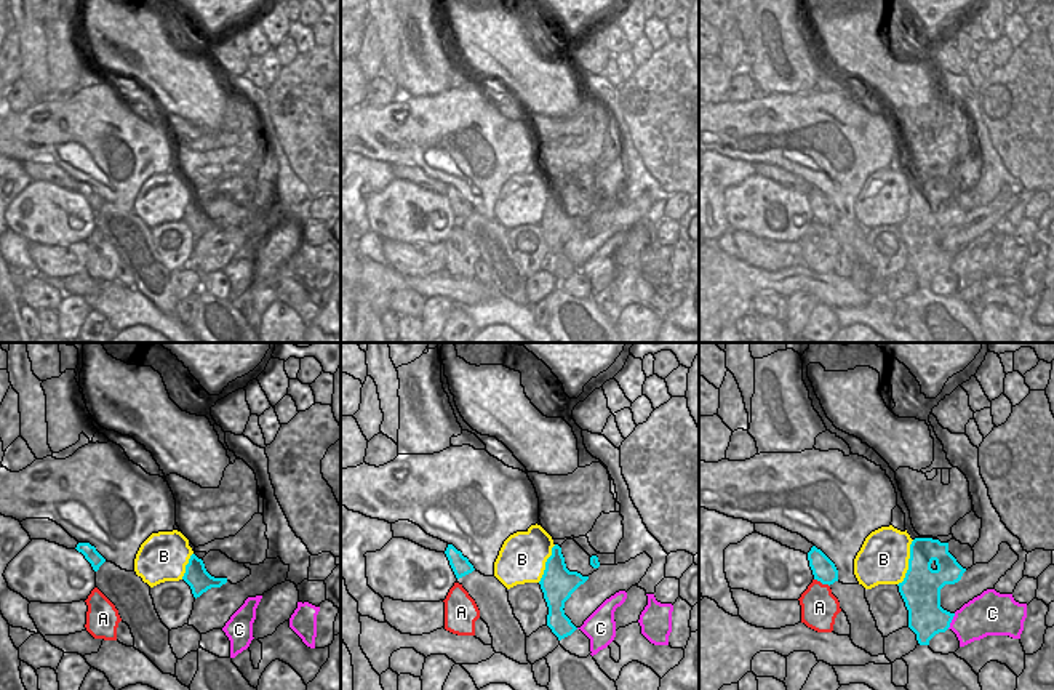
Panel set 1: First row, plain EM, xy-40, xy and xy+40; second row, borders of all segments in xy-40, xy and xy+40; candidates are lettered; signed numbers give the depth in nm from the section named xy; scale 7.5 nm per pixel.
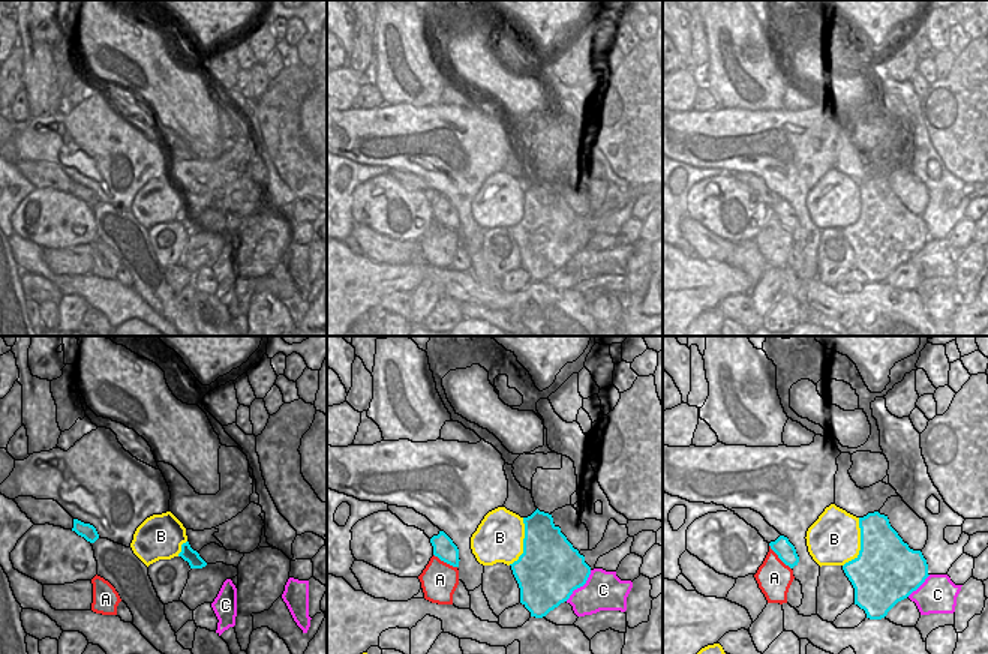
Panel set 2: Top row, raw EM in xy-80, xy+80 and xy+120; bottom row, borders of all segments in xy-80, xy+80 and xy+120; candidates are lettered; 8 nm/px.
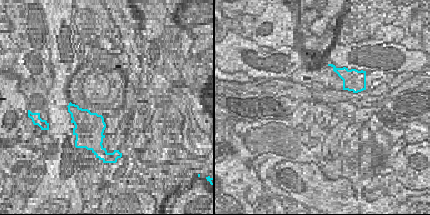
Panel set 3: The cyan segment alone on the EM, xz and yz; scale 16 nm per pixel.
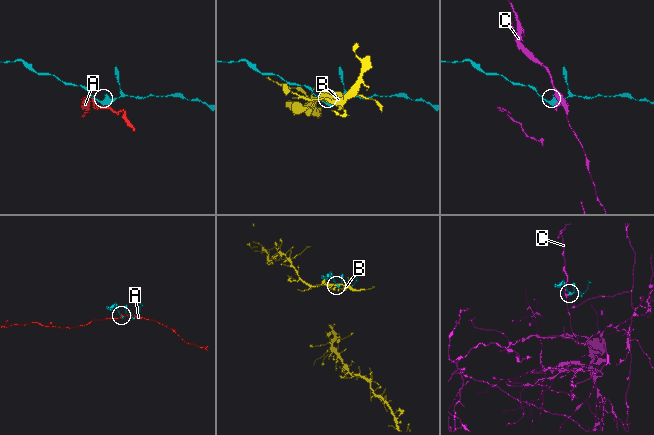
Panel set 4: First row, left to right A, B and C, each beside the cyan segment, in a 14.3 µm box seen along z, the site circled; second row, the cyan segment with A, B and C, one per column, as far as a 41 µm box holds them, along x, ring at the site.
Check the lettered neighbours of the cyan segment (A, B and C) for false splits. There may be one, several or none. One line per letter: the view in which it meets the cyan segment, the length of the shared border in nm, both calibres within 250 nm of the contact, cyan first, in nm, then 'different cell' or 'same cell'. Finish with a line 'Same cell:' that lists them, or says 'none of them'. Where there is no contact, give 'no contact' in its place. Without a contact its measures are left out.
A: xy+40 | 140 nm | 180/280 nm | different cell
B: xy+40 | 360 nm | 300/380 nm | different cell
C: xy+40 | 140 nm | 280/300 nm | different cell
Same cell: none of them

